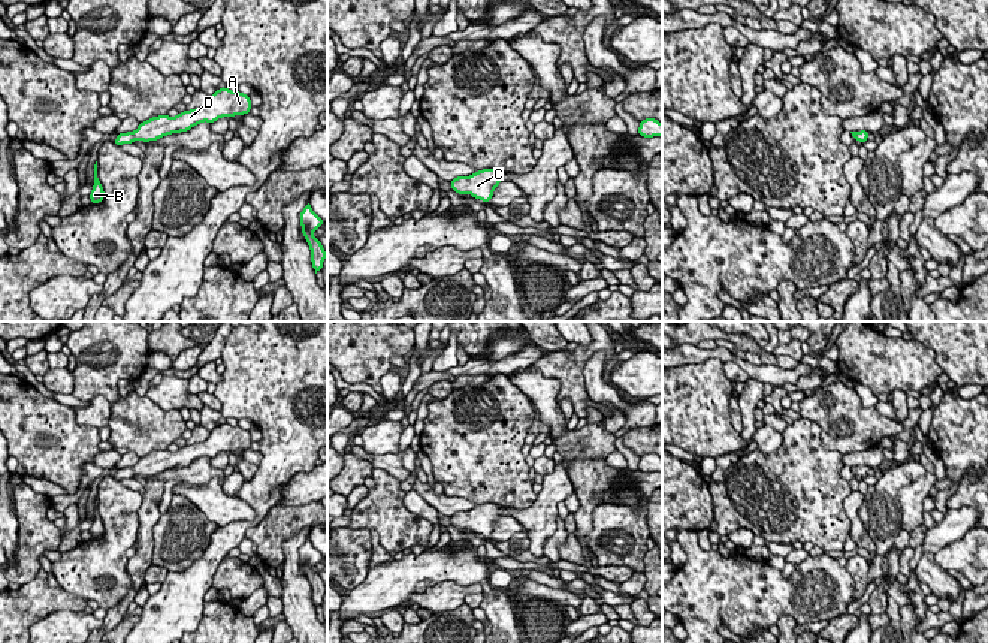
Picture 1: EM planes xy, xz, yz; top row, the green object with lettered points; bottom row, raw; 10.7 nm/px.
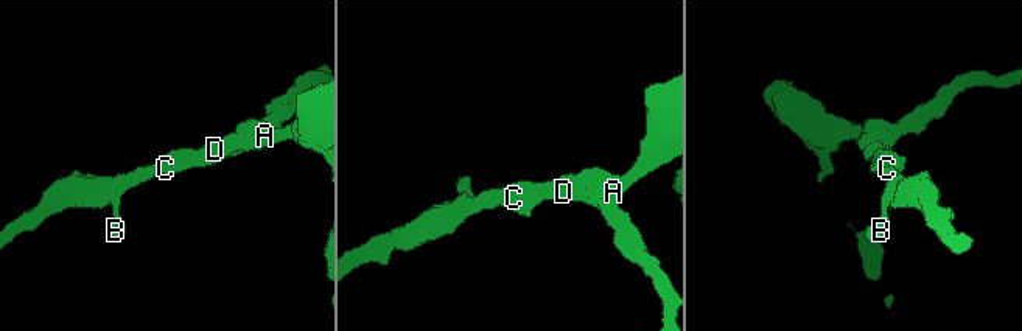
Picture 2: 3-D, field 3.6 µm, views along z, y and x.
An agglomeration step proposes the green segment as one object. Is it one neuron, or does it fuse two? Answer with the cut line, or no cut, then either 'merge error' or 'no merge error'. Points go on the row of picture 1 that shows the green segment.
cut none; no merge error

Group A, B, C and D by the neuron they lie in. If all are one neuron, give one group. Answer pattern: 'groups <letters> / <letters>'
groups A B C D

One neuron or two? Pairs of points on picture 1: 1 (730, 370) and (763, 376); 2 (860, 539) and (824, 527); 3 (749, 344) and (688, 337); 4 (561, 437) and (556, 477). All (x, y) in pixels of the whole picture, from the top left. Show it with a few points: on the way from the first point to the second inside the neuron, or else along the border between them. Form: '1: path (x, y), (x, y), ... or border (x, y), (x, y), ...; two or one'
1: border (724, 362), (736, 362), (749, 377); two
2: border (843, 500), (843, 512), (851, 524), (849, 534); two
3: path (734, 338), (703, 337); one
4: border (561, 461), (565, 465), (574, 492); two

